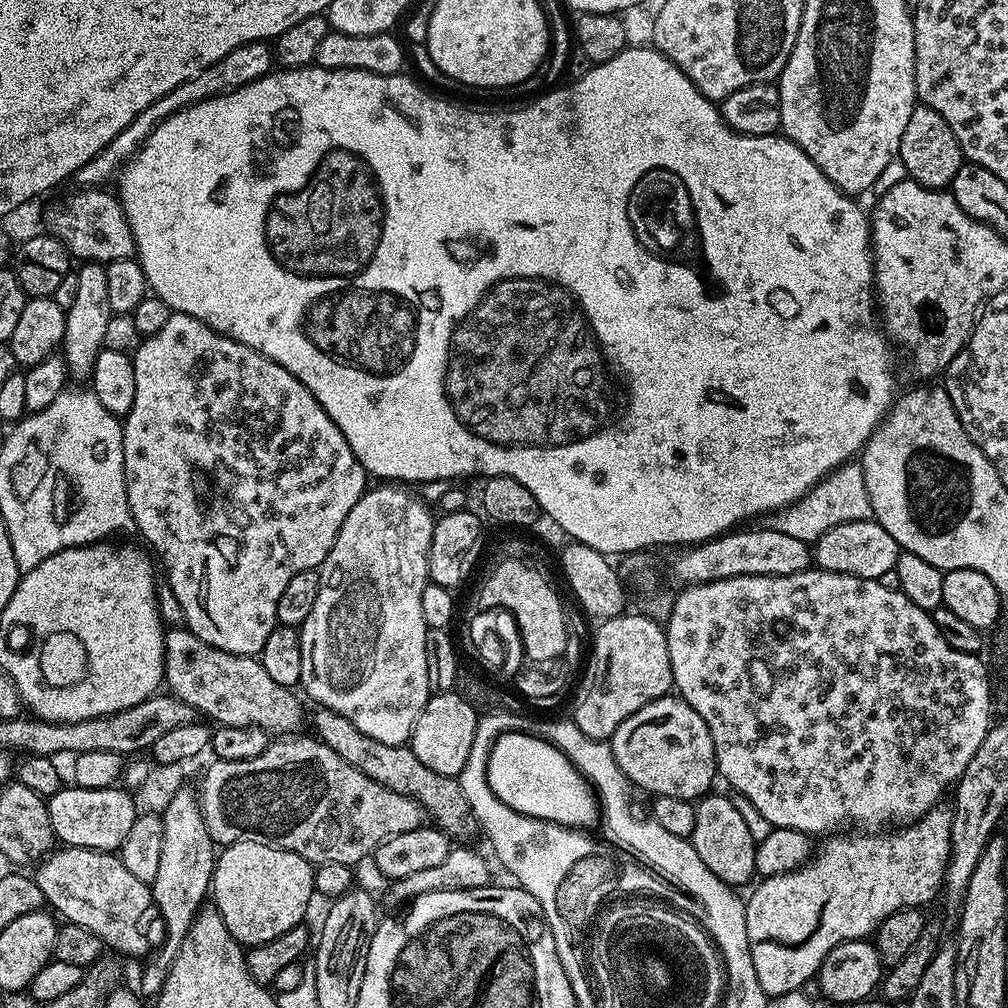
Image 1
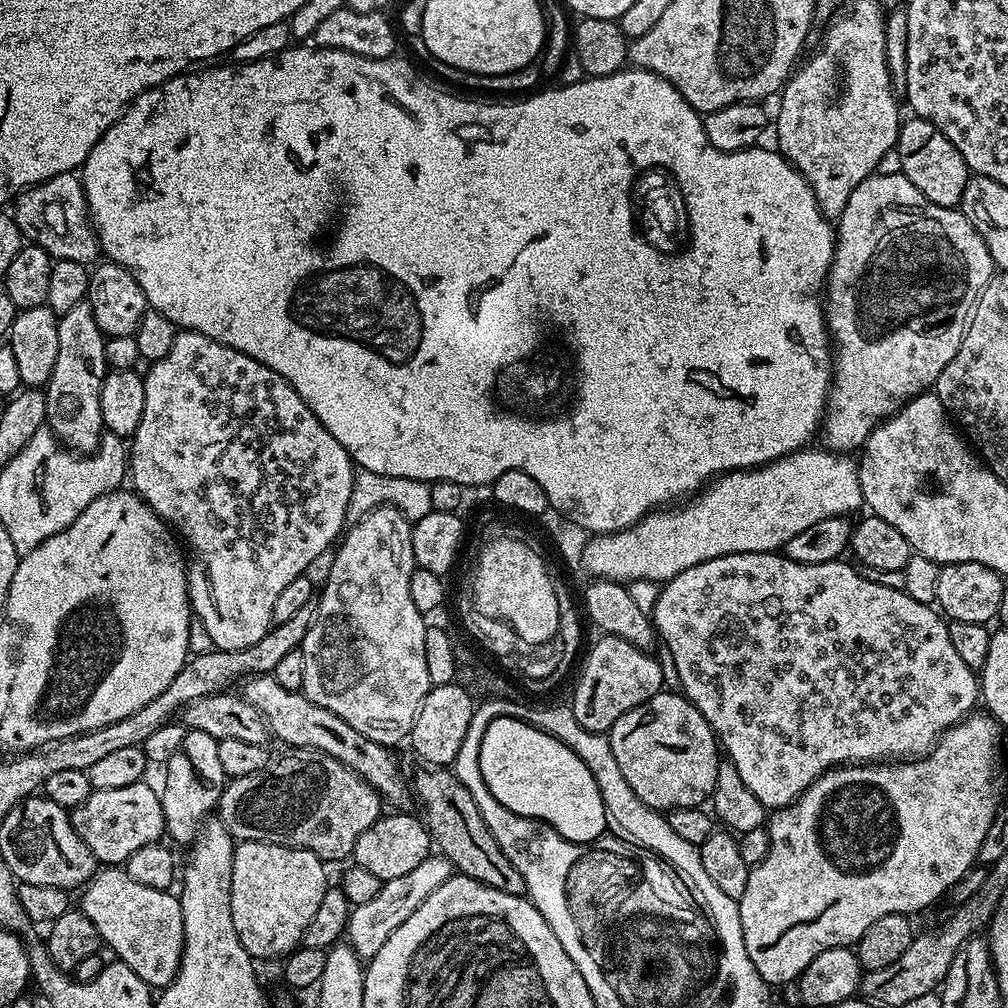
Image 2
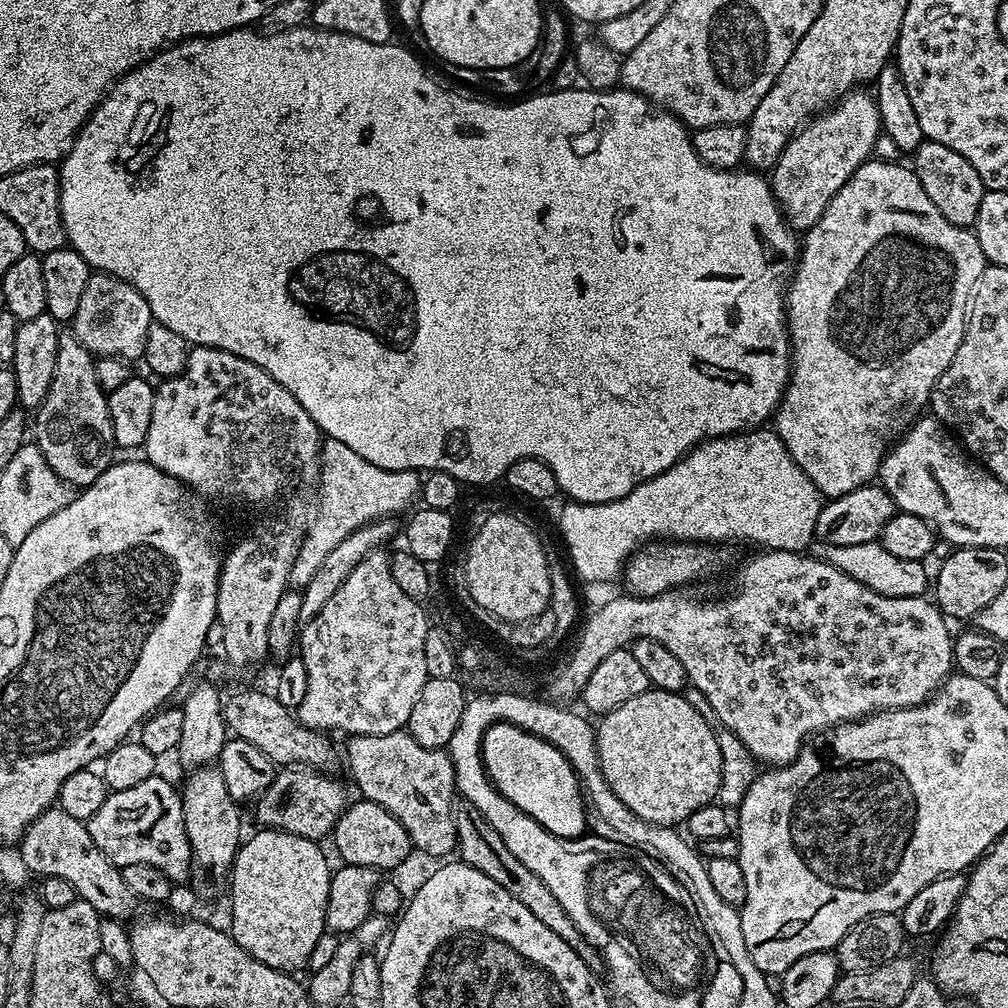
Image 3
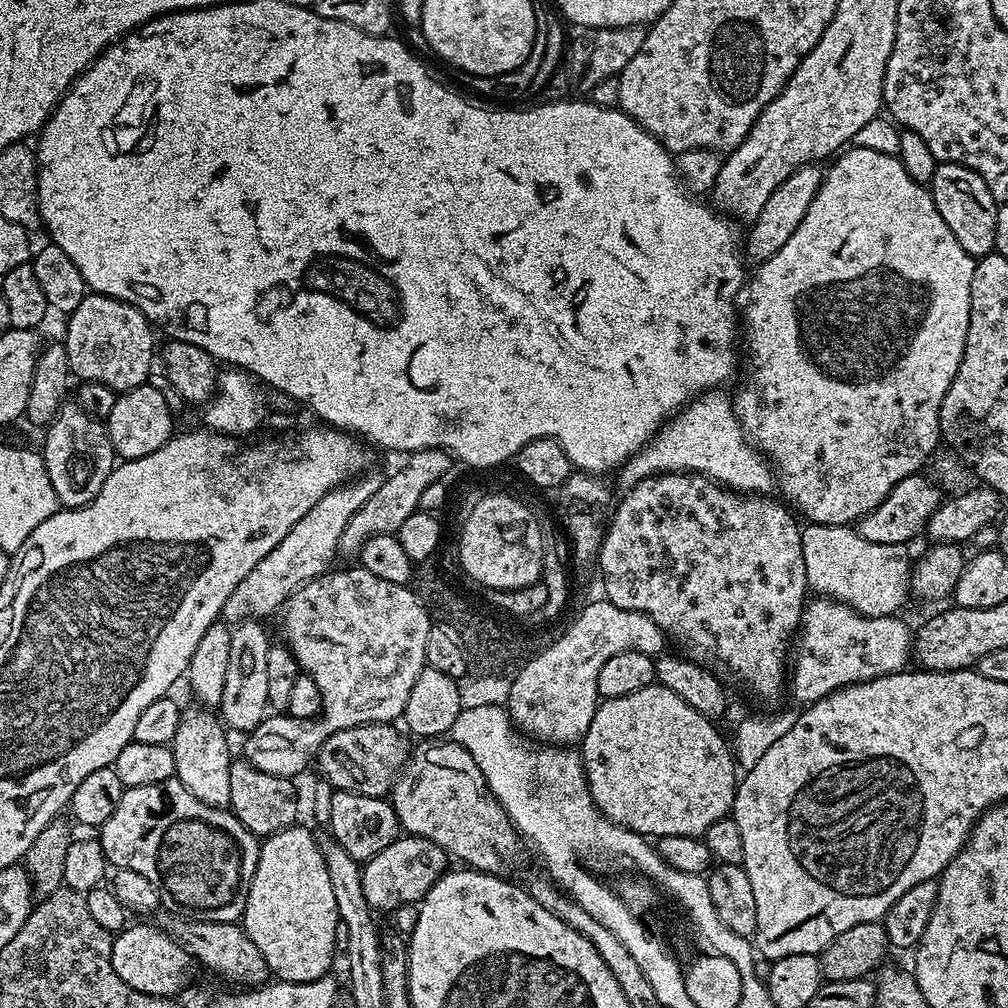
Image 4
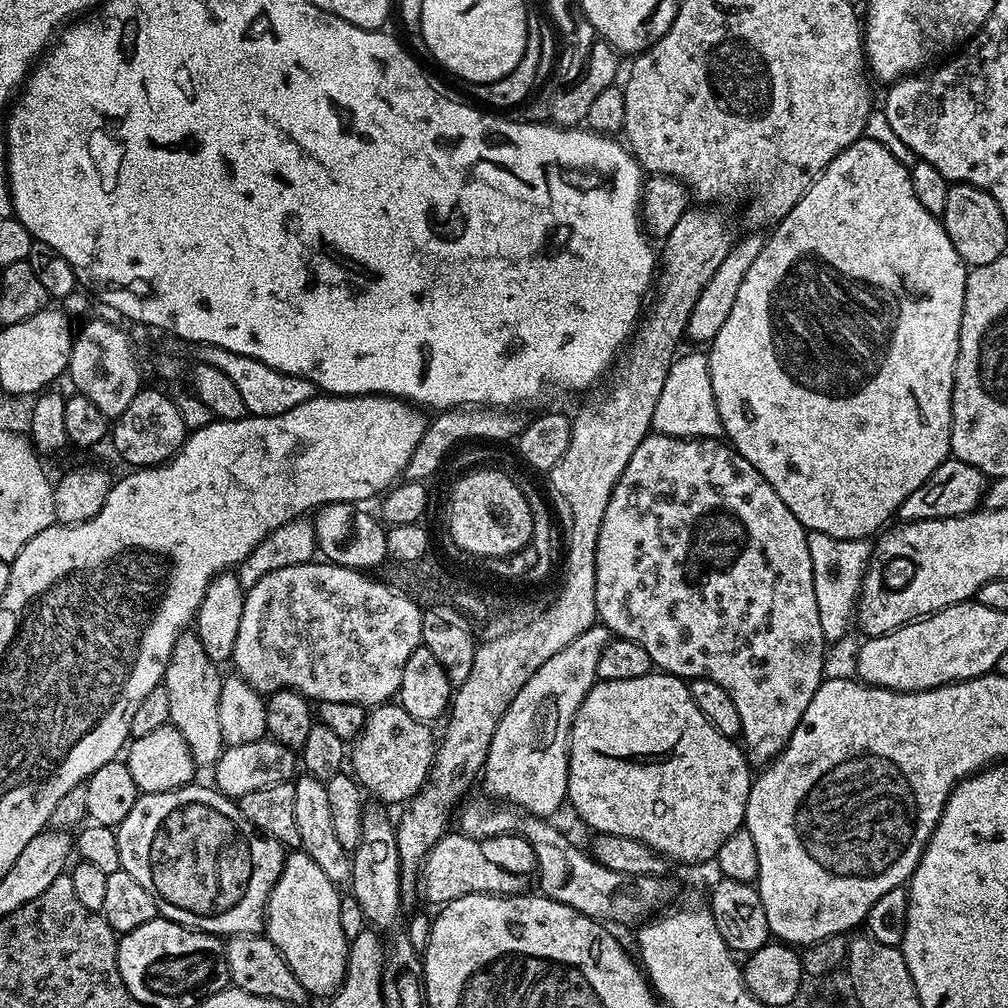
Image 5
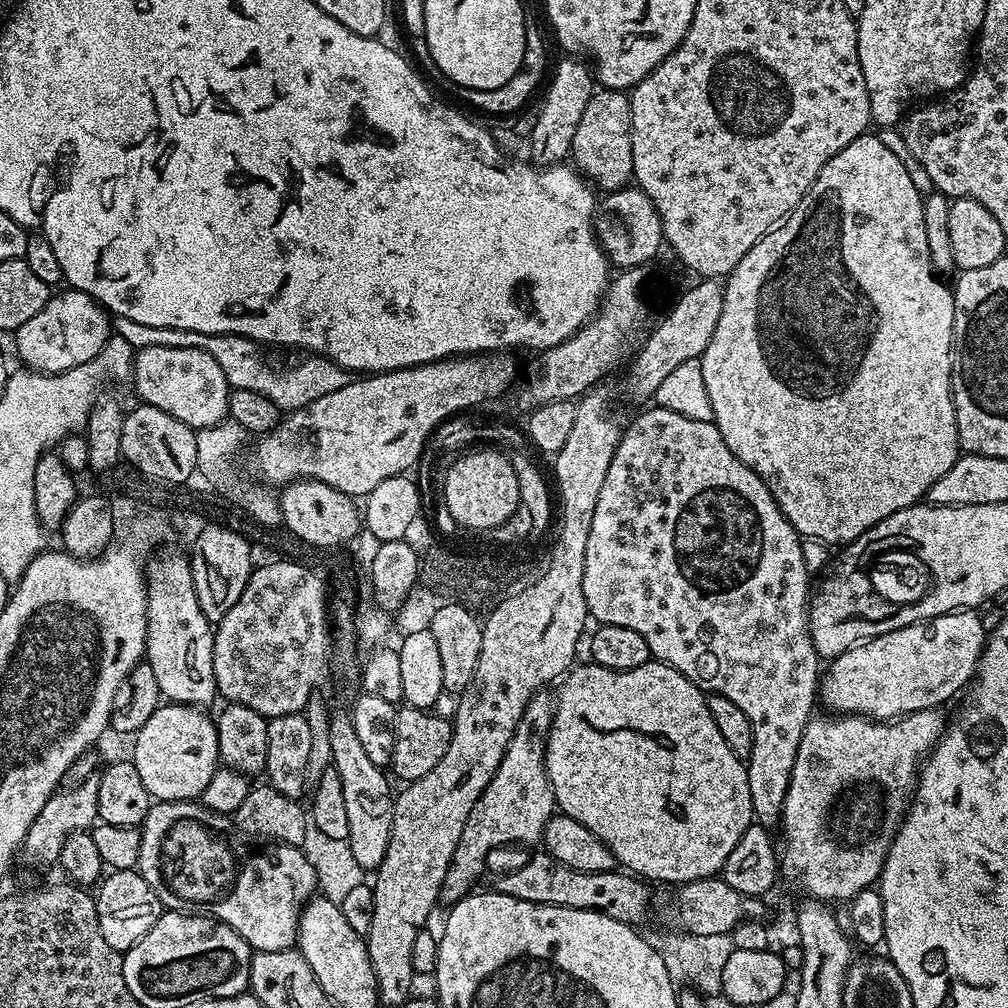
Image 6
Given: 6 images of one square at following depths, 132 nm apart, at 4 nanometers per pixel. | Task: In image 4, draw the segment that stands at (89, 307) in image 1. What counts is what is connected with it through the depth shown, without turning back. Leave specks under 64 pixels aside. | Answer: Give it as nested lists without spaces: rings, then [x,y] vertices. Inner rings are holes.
[[[66,402],[60,412],[47,425],[42,455],[50,486],[54,486],[57,501],[64,508],[86,506],[102,490],[106,478],[118,463],[114,446],[110,442],[103,420],[95,420],[79,403]]]

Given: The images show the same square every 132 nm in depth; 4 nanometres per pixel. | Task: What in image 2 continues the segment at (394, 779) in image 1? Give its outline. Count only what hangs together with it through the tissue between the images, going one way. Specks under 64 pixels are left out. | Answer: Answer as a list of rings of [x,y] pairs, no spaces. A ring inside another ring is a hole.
[[[421,768],[412,778],[414,800],[420,803],[424,825],[432,835],[432,843],[439,855],[445,856],[459,875],[469,876],[494,890],[502,890],[502,894],[524,896],[526,882],[518,870],[514,870],[514,862],[502,854],[502,846],[490,834],[490,826],[482,818],[482,810],[478,810],[478,802],[474,802],[474,794],[466,788],[460,779],[448,768]]]

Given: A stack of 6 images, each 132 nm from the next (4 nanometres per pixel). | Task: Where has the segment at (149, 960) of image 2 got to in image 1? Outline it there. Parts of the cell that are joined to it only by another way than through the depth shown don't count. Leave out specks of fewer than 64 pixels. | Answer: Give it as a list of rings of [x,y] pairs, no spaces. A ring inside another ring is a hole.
[[[60,846],[35,865],[34,878],[38,882],[38,890],[42,890],[45,905],[57,917],[90,930],[90,934],[98,934],[100,941],[109,949],[113,948],[124,956],[147,957],[164,943],[164,923],[158,906],[152,900],[151,887],[138,882],[138,878],[134,878],[134,874],[130,874],[130,870],[122,866],[119,855],[89,848]]]

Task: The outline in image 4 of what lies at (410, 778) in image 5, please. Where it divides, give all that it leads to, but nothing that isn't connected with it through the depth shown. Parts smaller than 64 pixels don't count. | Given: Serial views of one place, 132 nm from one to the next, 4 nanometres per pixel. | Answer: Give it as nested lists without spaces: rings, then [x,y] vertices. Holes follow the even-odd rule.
[[[363,724],[353,728],[338,728],[326,738],[326,742],[314,756],[314,764],[315,767],[320,767],[319,775],[322,780],[342,792],[387,797],[410,756],[410,748],[408,750],[407,742],[400,737],[401,729],[397,728],[392,724]]]

